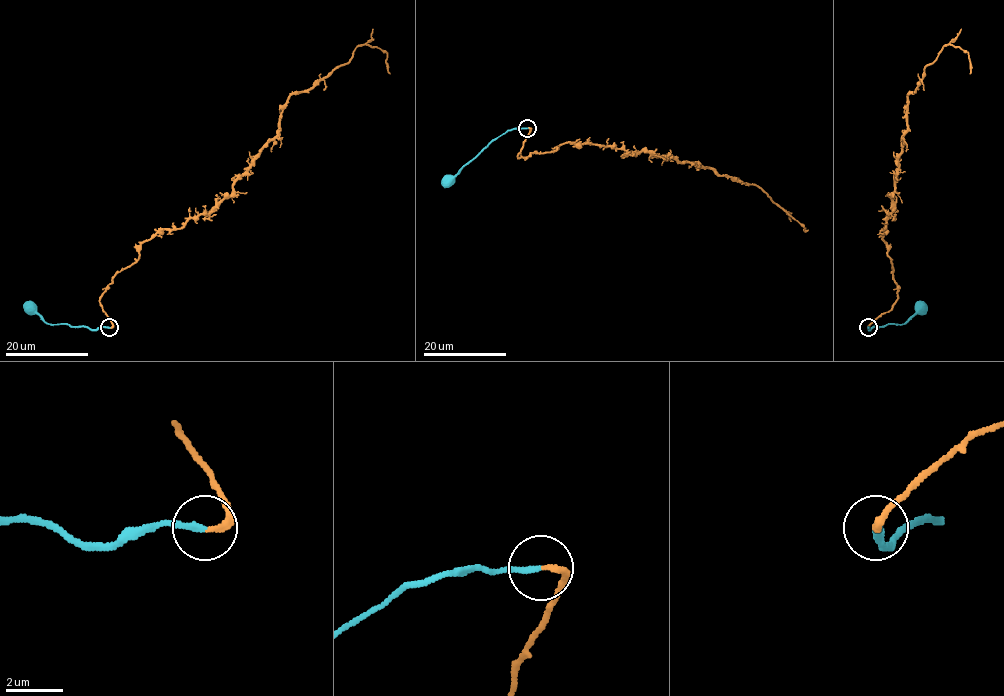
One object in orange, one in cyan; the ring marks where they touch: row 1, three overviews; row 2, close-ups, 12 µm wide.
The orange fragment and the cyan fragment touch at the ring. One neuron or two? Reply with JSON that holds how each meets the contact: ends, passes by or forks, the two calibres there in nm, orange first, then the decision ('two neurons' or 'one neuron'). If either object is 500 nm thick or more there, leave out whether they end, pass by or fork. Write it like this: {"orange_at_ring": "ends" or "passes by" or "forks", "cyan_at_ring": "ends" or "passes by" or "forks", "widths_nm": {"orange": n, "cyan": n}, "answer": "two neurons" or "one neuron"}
{"orange_at_ring": "ends", "cyan_at_ring": "ends", "widths_nm": {"orange": 200, "cyan": 200}, "answer": "one neuron"}

